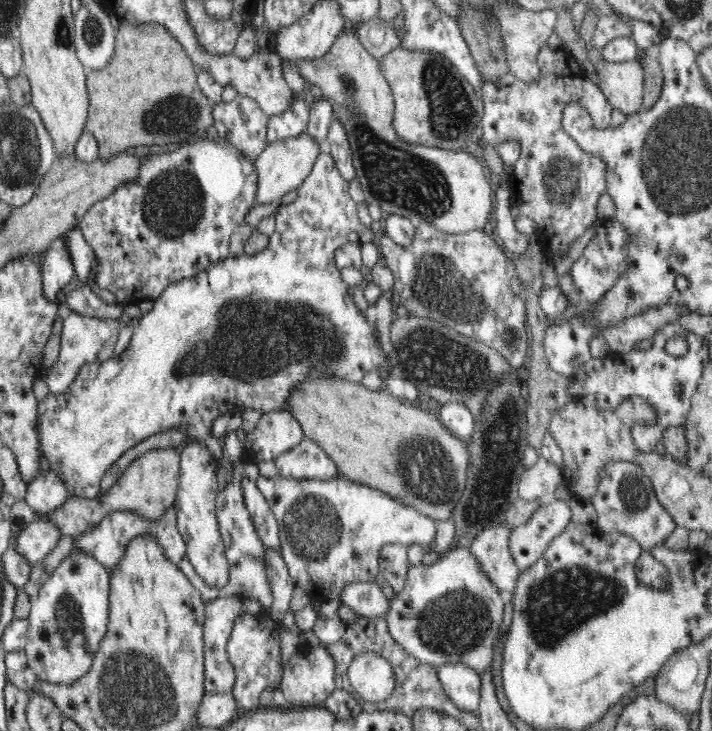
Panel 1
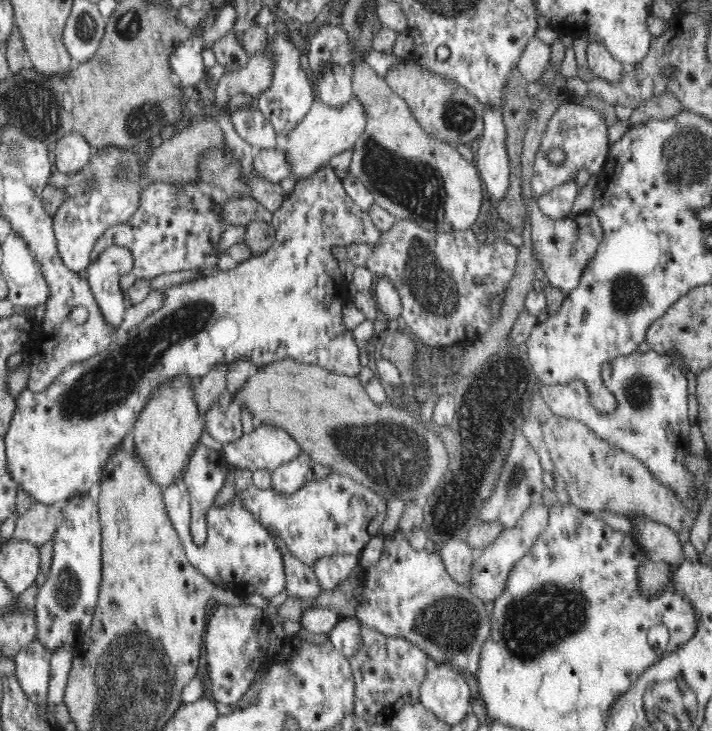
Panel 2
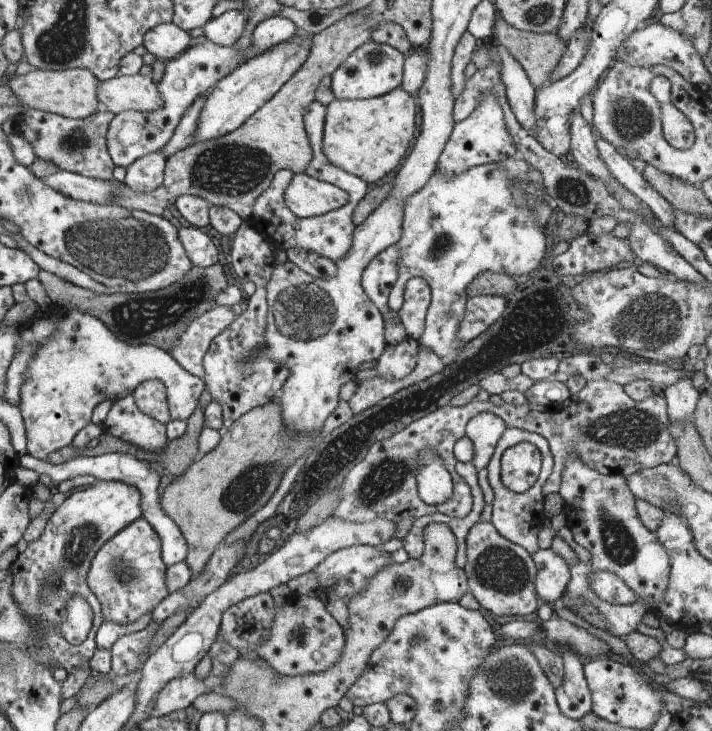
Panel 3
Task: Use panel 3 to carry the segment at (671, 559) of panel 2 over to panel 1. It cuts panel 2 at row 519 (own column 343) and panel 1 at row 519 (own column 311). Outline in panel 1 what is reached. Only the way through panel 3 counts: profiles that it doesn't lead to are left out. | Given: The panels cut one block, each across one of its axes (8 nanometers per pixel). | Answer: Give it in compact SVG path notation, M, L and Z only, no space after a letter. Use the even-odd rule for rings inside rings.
M608 461L599 472L591 501L597 512L598 527L606 532L616 531L631 536L646 550L654 545L662 545L676 526L675 520L656 497L650 477L634 461Z

